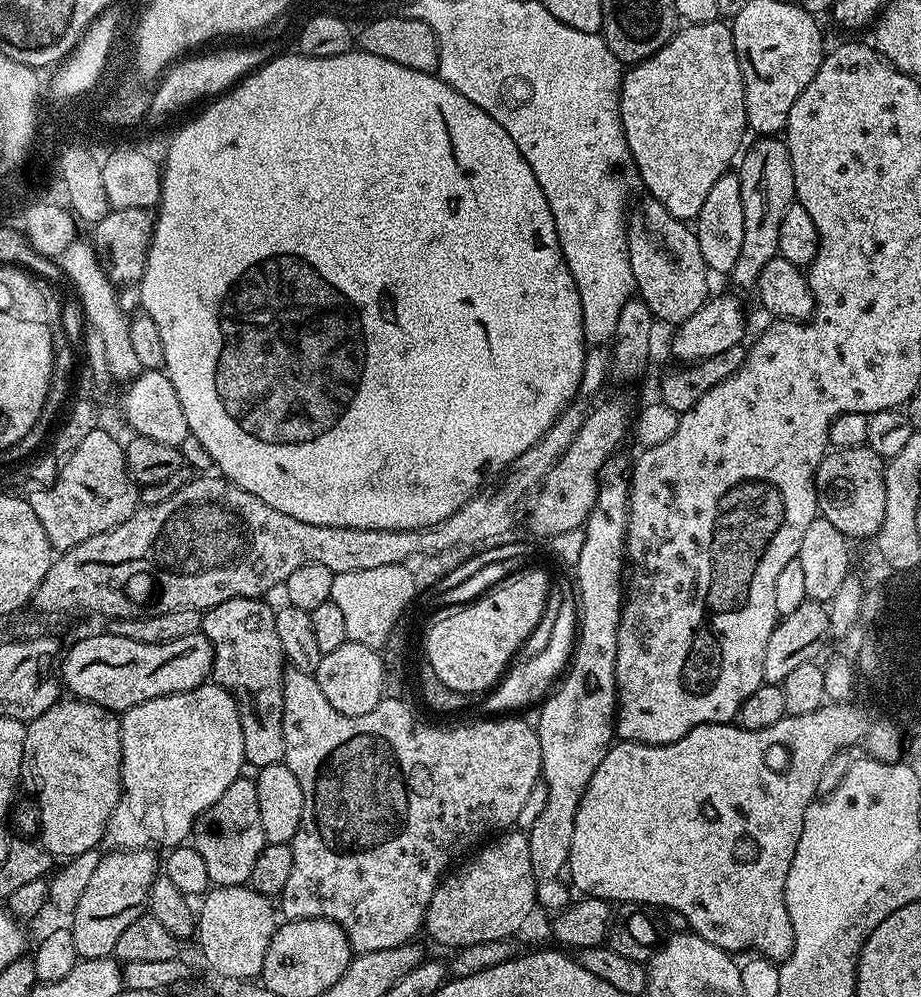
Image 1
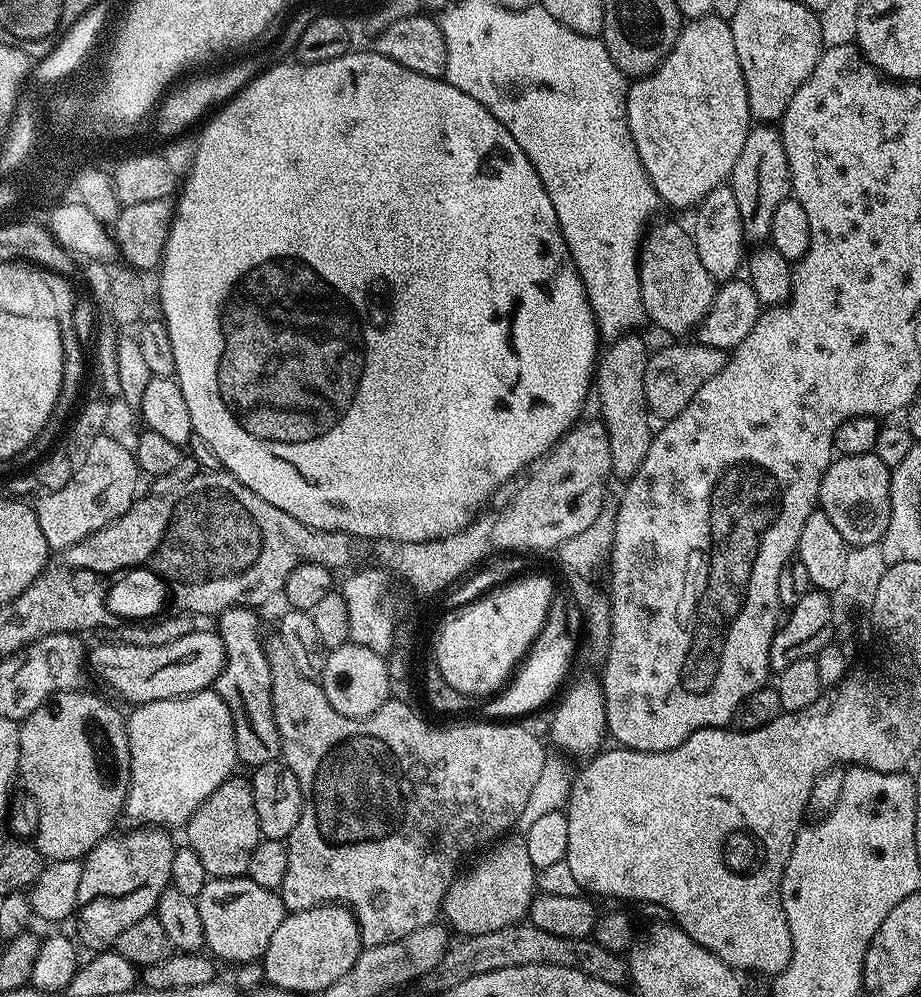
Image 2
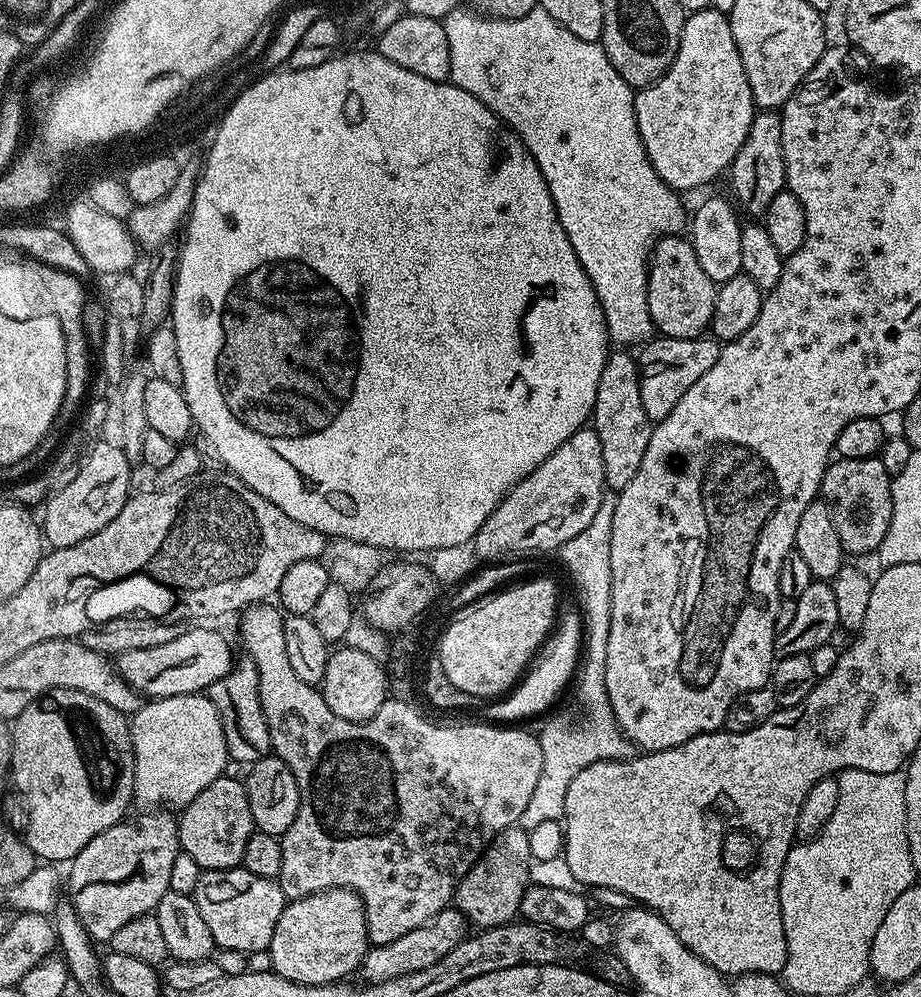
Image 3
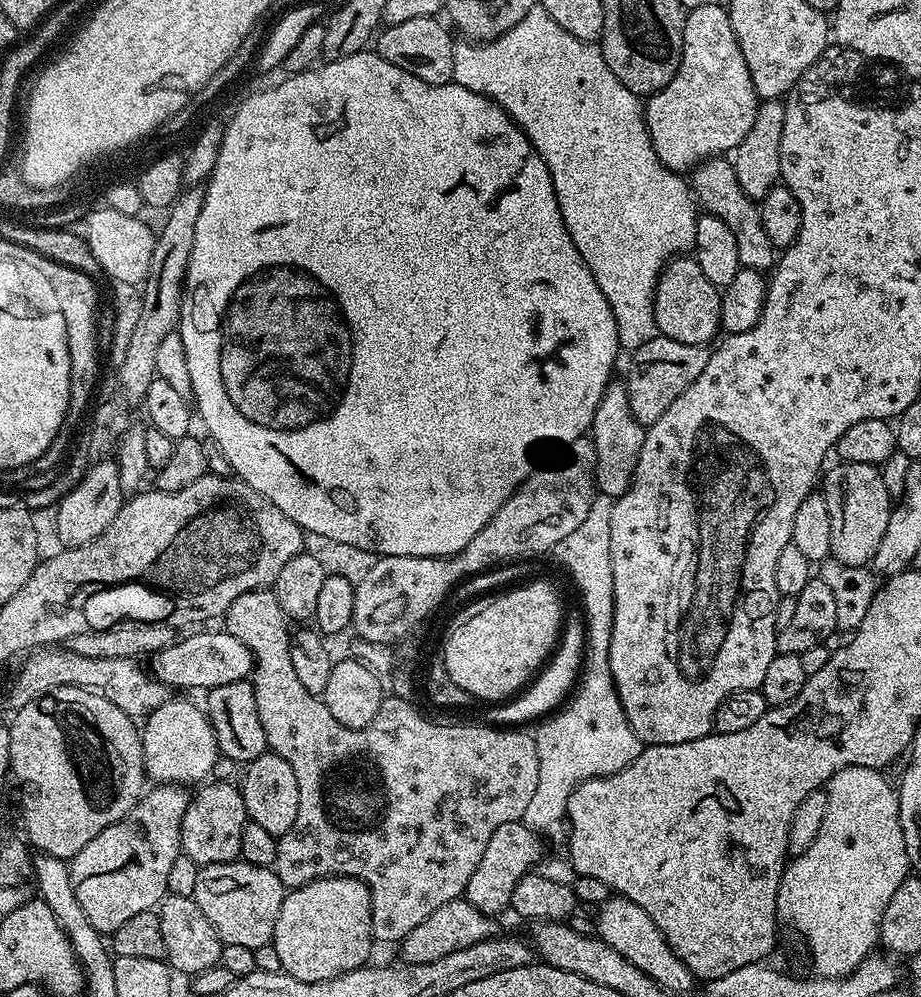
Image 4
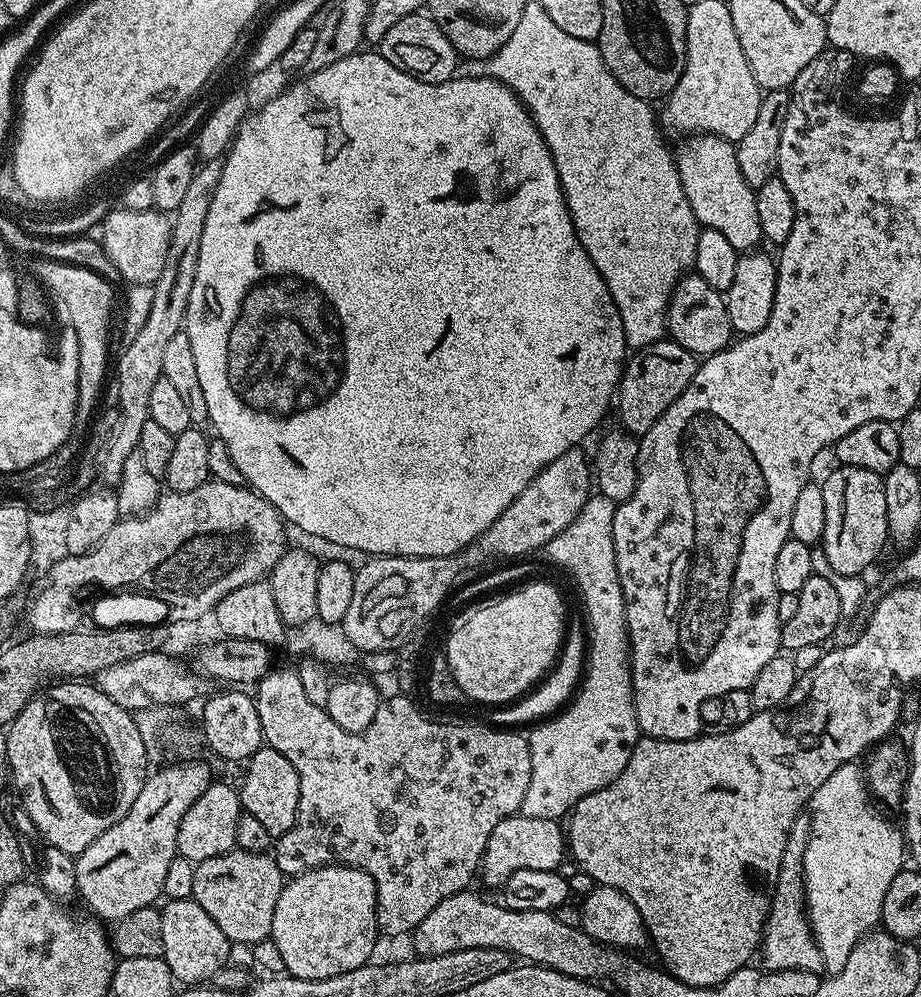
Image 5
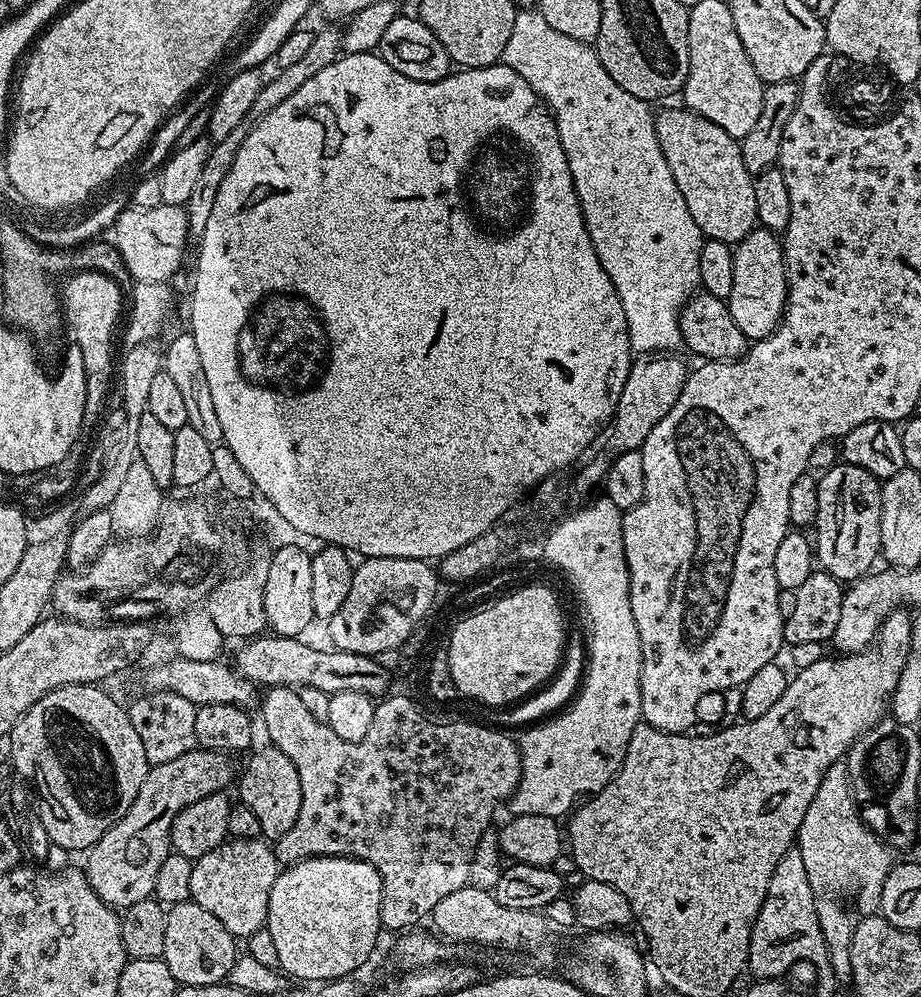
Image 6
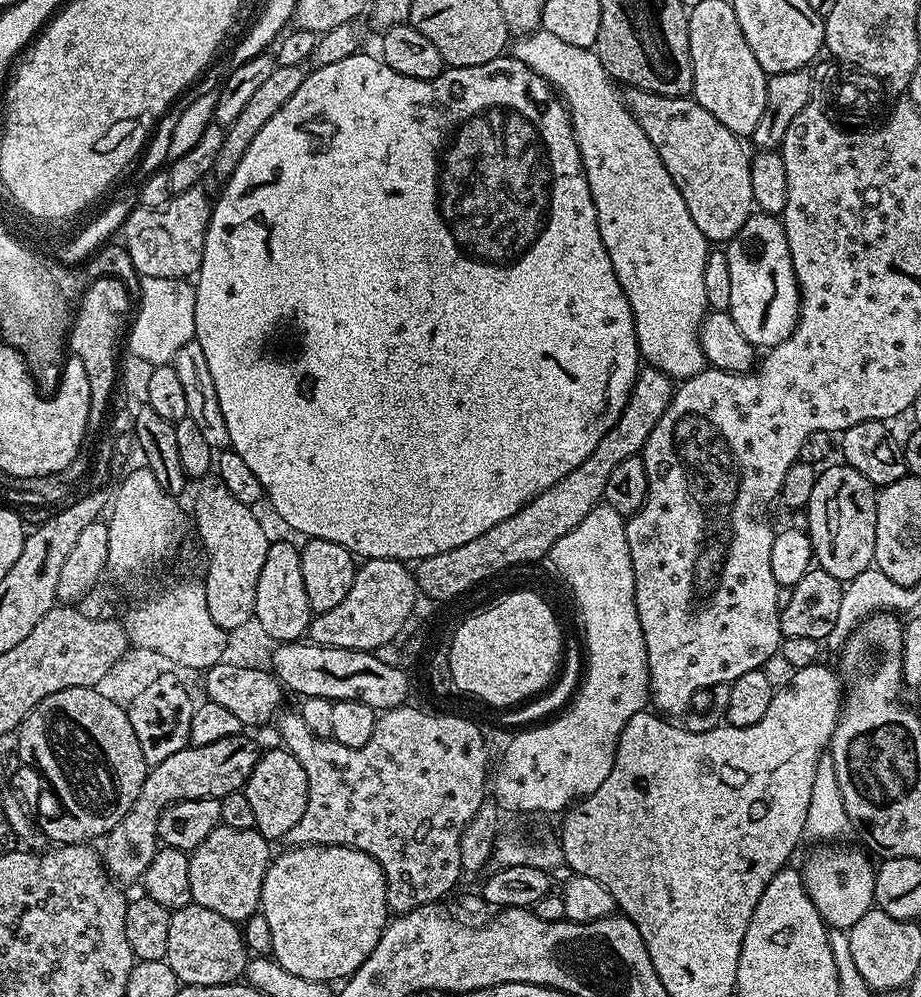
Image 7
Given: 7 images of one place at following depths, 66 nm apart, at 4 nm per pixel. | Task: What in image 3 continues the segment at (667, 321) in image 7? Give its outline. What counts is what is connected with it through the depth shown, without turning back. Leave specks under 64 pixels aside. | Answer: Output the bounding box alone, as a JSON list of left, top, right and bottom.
[442,6,686,346]

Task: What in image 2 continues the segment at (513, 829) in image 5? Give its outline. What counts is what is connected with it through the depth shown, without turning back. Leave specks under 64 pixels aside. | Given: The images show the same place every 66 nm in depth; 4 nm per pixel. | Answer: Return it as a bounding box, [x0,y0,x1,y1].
[442,835,538,936]

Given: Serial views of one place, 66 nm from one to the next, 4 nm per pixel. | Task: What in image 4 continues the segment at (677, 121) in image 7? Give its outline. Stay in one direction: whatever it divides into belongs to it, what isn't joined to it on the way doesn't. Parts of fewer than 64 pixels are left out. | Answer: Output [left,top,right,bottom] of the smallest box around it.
[690,158,778,274]

